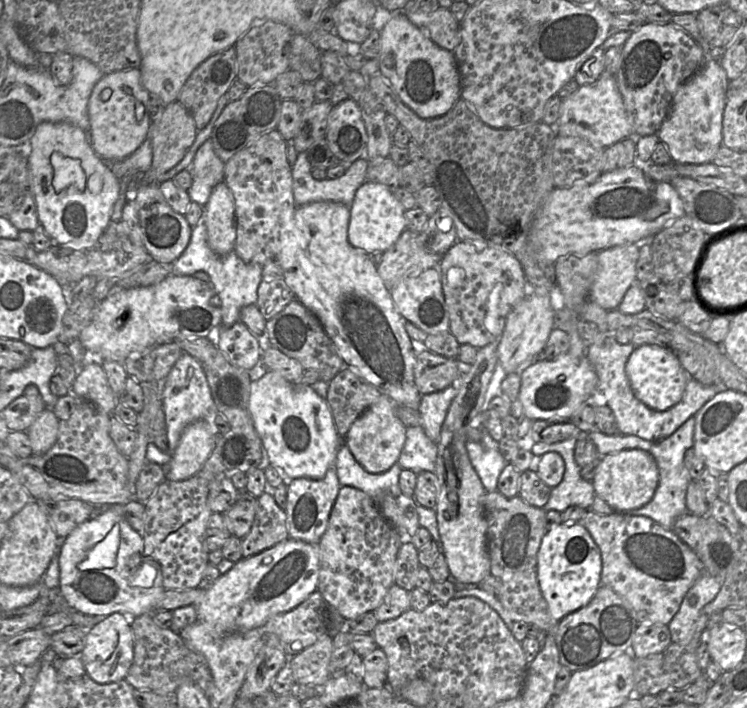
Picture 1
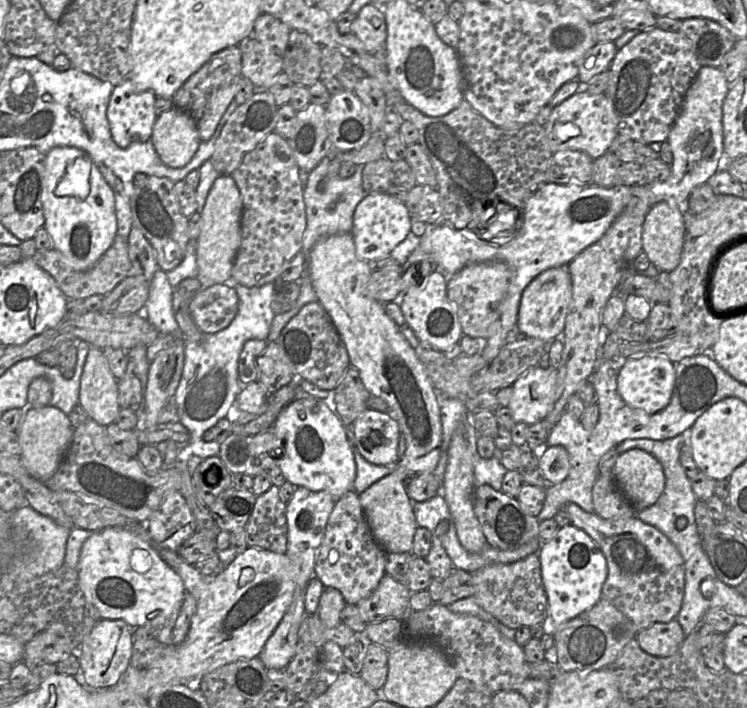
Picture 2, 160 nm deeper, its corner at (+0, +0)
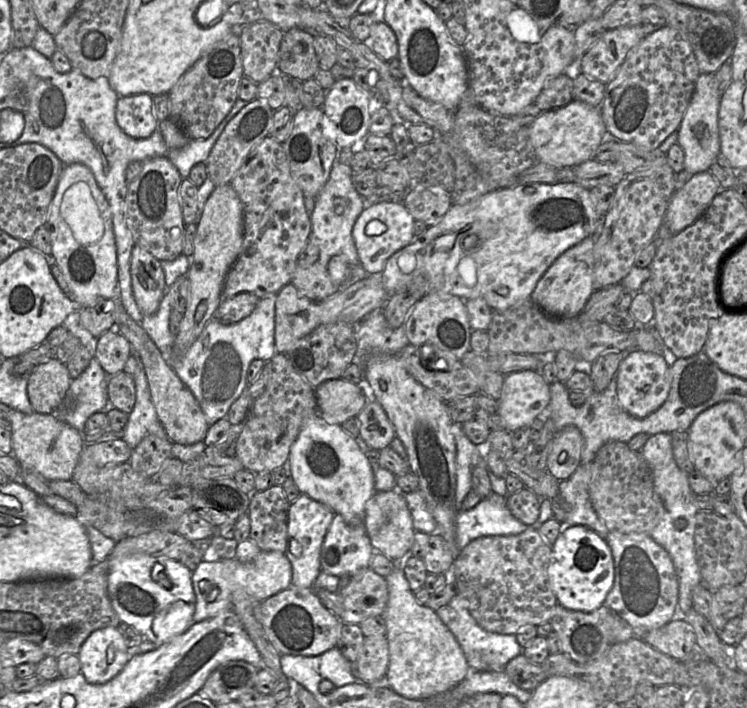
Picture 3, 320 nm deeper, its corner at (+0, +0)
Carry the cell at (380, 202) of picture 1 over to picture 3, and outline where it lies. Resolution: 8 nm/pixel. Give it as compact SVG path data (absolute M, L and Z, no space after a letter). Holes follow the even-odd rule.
M402 201L367 204L352 230L360 265L369 273L382 273L386 261L414 240L414 218Z

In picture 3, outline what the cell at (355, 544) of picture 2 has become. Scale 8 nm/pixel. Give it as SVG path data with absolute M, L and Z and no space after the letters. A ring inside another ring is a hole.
M335 514L321 548L321 572L326 572L339 578L353 576L360 570L369 567L374 552L375 550L364 523L351 525L345 521L341 514Z

